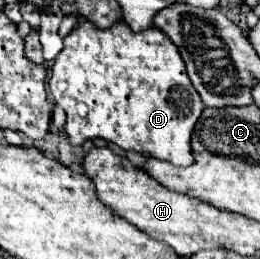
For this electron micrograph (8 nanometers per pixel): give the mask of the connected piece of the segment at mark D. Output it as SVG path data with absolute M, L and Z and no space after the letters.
M80 21L66 37L50 71L50 93L66 111L66 133L74 145L102 137L124 151L152 153L174 165L190 165L190 135L204 109L186 75L178 47L154 25L134 33L124 21L108 29Z

